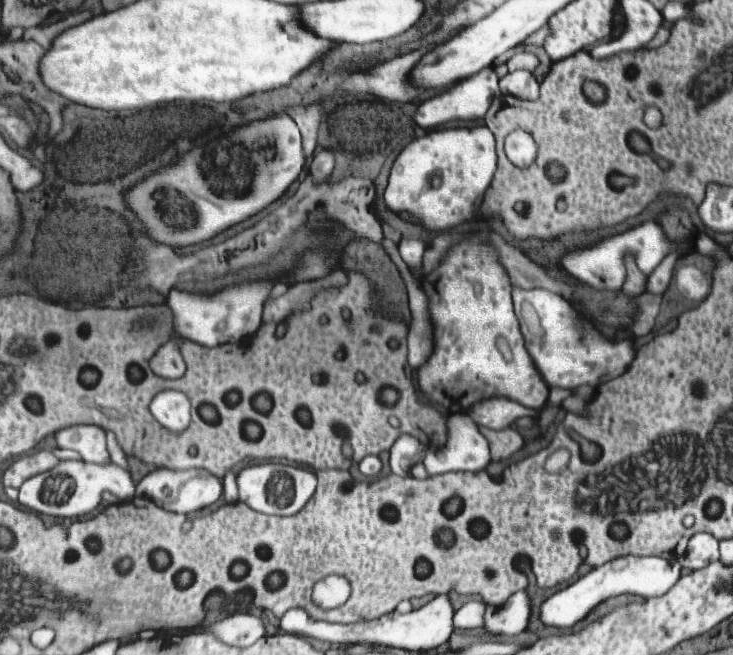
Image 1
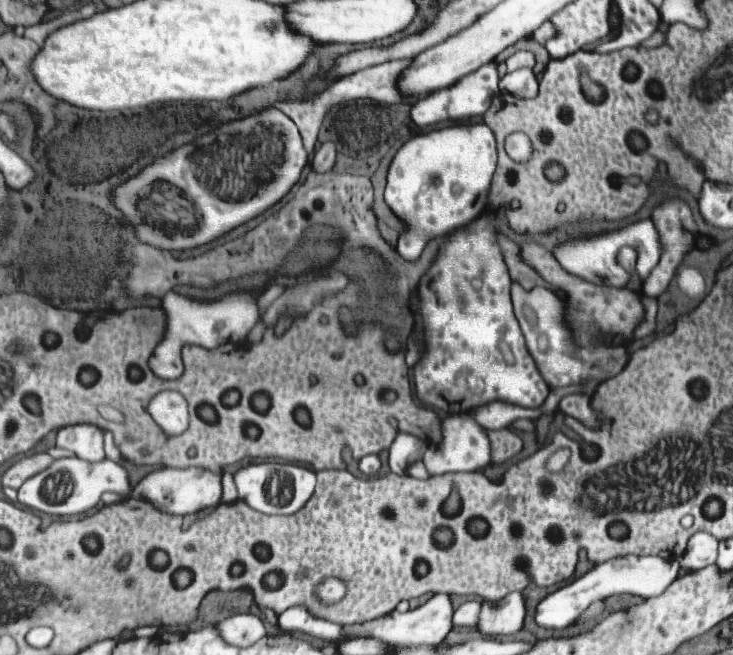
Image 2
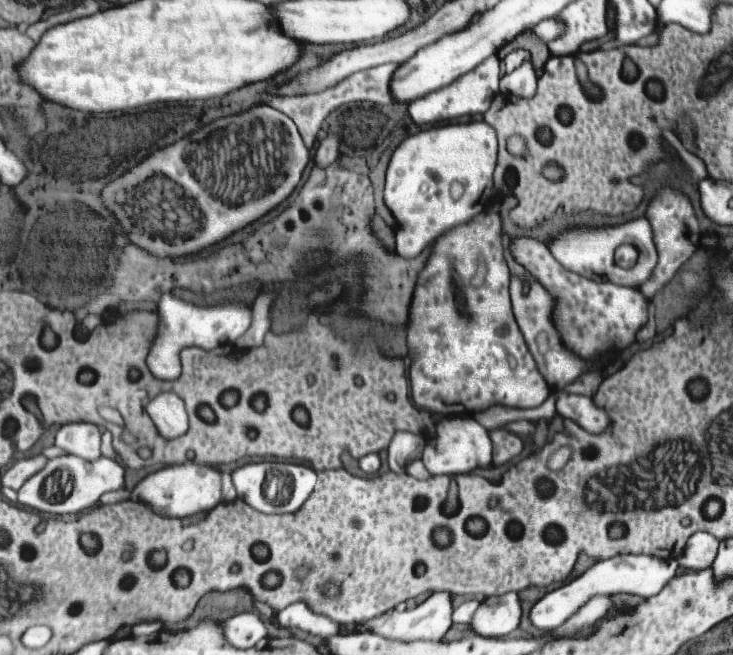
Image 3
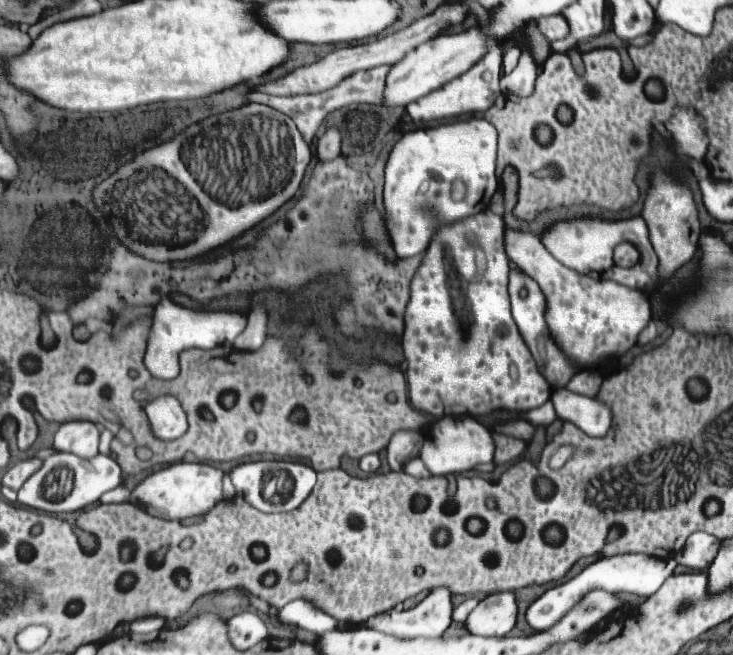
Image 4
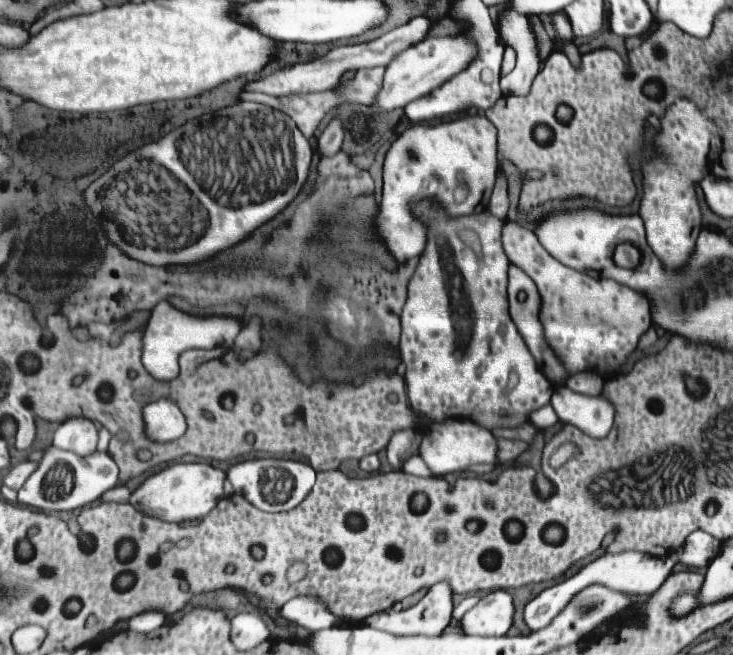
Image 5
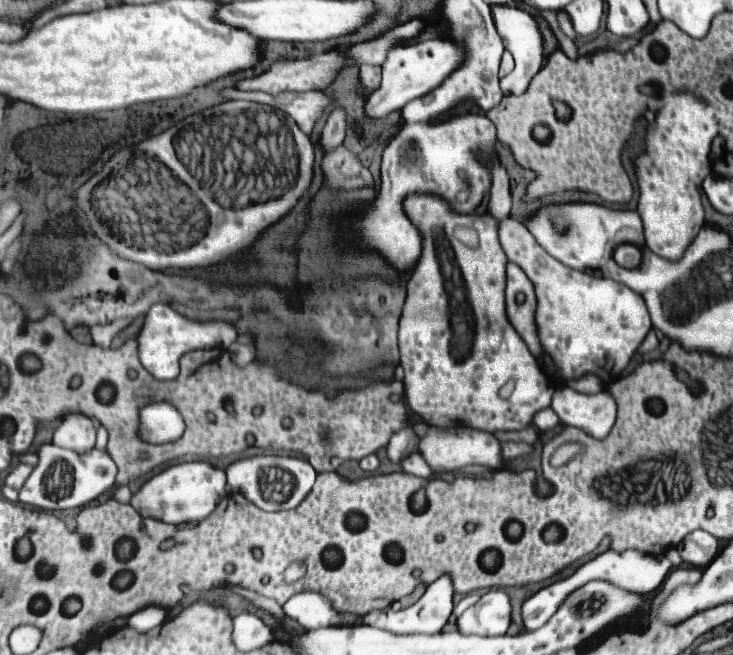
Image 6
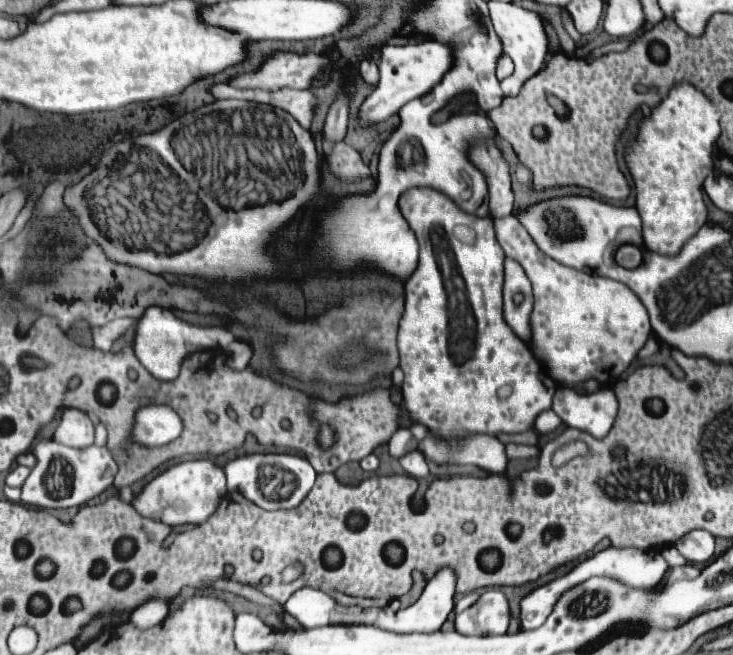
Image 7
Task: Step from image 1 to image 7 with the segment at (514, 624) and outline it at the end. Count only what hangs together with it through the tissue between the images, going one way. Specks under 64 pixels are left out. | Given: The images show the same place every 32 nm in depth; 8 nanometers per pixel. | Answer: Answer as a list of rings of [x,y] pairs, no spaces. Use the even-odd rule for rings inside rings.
[[[486,590],[478,602],[456,616],[456,630],[460,634],[506,634],[510,622],[508,598],[502,590]]]

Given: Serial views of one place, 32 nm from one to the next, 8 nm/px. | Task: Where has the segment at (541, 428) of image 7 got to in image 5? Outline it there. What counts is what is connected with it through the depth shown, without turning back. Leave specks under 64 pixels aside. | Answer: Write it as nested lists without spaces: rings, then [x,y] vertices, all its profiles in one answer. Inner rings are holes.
[[[546,404],[546,406],[542,406],[542,408],[538,408],[538,410],[534,410],[532,414],[530,414],[530,422],[536,426],[536,428],[550,428],[552,424],[556,424],[556,420],[558,420],[558,416],[556,416],[556,412],[554,412],[554,408],[550,406],[550,404]]]

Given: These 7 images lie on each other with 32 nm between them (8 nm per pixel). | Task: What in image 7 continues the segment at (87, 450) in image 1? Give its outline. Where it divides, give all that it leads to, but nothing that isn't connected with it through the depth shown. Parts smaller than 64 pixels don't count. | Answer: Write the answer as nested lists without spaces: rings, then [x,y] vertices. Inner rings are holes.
[[[64,410],[54,440],[70,448],[88,448],[94,444],[94,424],[80,410]]]

